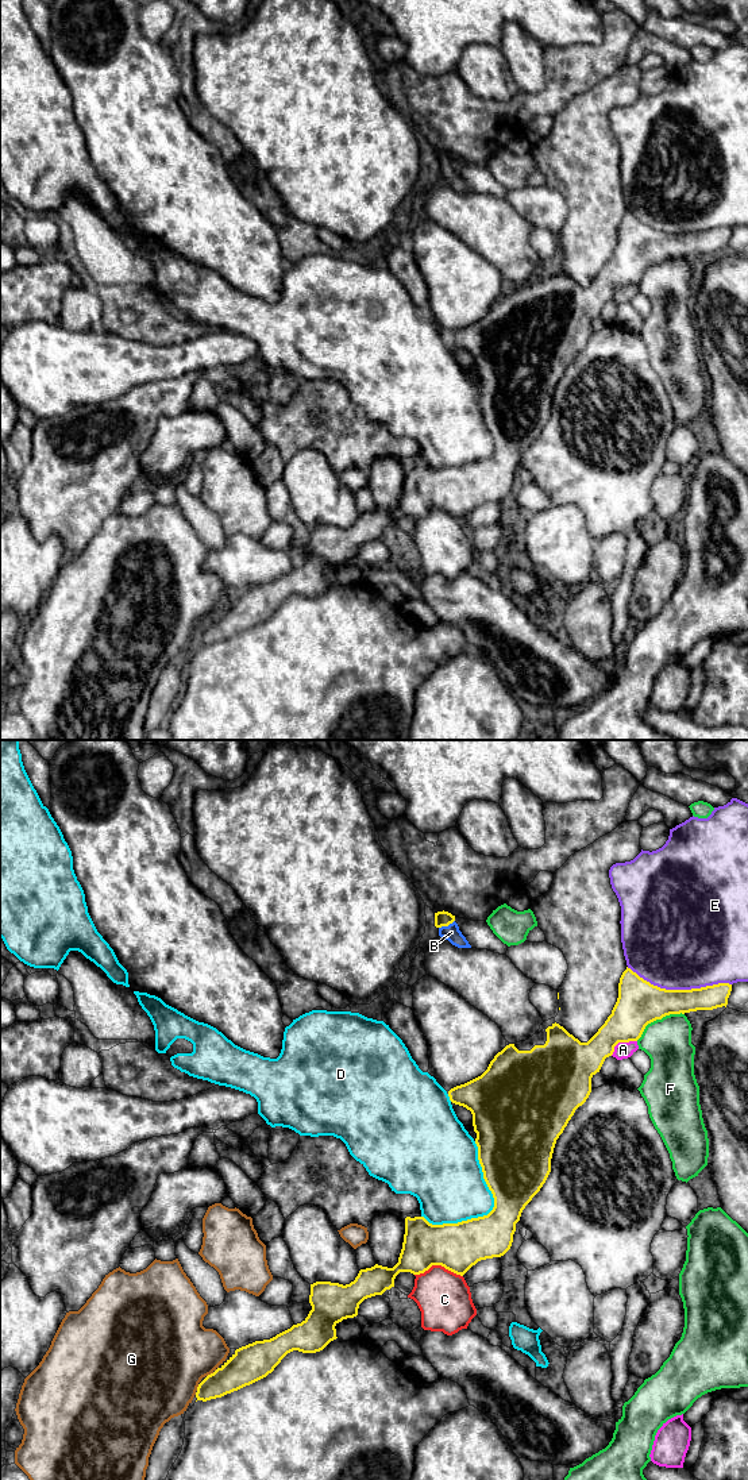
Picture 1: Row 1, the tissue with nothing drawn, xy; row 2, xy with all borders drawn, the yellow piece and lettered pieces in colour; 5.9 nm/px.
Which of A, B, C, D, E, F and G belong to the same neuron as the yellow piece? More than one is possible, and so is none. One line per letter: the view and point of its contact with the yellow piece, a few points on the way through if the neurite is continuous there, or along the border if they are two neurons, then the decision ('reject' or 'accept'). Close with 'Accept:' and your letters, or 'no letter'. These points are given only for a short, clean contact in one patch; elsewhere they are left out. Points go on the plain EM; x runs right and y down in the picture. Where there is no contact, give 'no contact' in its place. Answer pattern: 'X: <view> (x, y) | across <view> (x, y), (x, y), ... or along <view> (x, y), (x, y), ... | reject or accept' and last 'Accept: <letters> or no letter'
A: xy (621, 285) | reject
B: xy (446, 169) | across xy (442, 162), (446, 169), (451, 176) | accept
C: xy (439, 508) | reject
D: xy (494, 450) | reject
E: xy (679, 234) | reject
F: xy (658, 262) | reject
G: xy (214, 616) | reject
Accept: B

